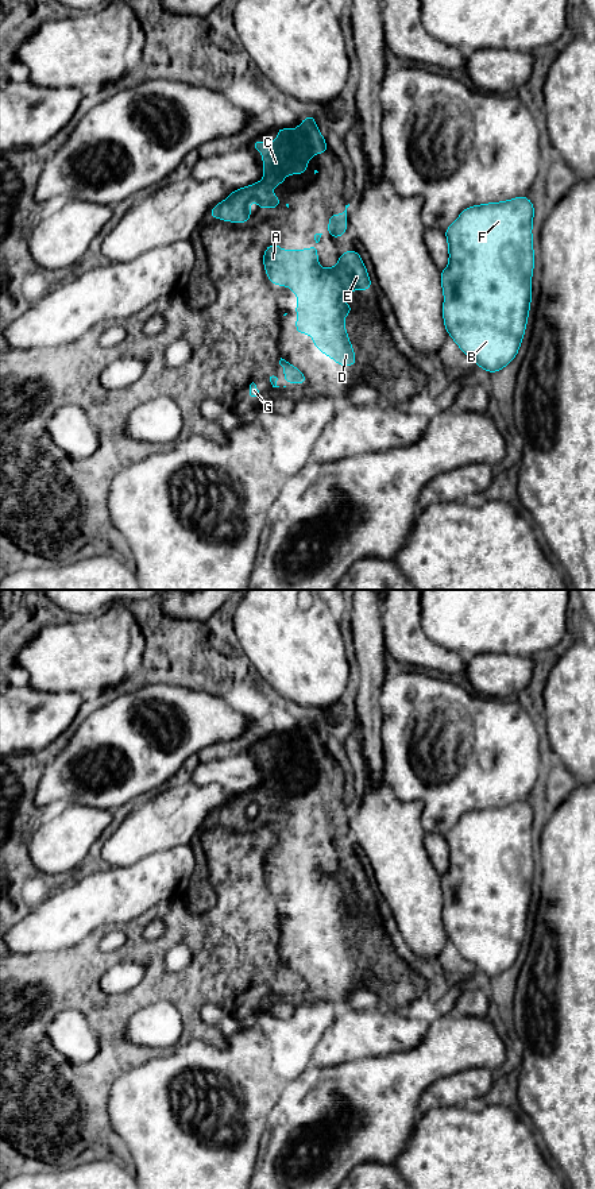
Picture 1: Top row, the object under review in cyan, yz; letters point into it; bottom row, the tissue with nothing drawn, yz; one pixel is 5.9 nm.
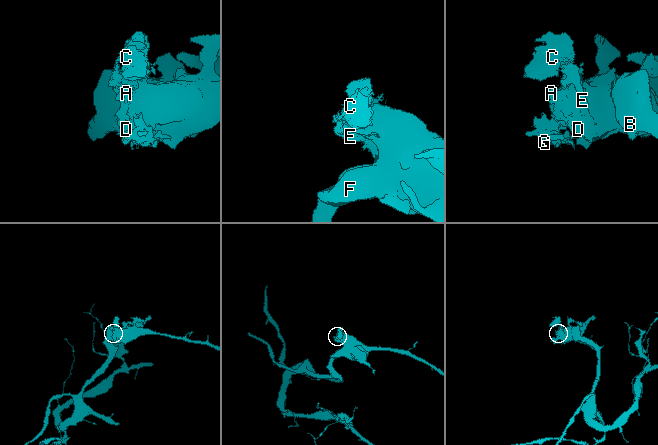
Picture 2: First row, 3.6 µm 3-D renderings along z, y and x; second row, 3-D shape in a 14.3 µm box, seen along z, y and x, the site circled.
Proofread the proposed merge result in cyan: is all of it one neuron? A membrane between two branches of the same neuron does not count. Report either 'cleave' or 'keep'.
cleave

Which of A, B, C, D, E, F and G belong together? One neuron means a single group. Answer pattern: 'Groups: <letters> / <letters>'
Groups: A B D F G / C E

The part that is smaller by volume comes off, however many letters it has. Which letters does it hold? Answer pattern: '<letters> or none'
C, E

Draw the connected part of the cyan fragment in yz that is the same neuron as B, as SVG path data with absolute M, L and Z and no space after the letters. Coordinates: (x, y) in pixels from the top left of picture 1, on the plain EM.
M523 800L468 811L444 835L449 854L448 872L440 876L444 930L461 956L490 978L517 961L528 929L534 872L533 819L533 808Z

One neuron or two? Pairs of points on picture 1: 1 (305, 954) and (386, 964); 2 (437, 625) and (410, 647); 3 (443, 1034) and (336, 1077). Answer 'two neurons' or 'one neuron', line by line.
1: one neuron
2: two neurons
3: one neuron

